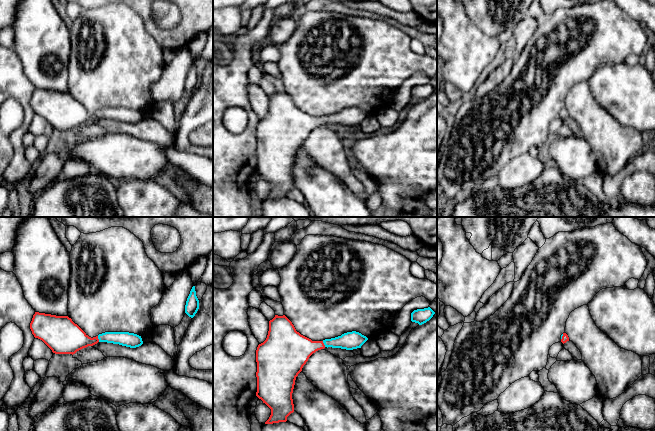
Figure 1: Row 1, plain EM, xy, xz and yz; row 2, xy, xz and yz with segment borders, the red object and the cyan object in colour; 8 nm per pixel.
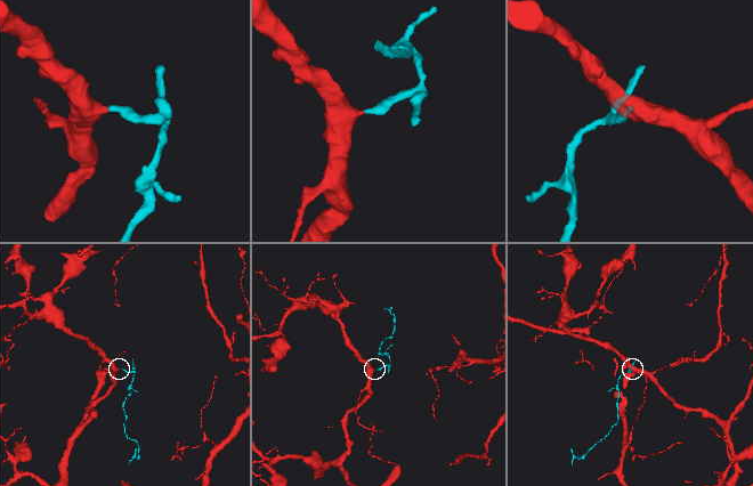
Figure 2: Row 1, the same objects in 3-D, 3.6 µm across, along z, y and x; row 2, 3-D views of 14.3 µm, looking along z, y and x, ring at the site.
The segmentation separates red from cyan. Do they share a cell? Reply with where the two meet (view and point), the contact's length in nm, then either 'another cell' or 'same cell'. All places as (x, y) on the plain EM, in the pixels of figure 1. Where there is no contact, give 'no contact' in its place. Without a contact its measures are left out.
contact xy (98, 115); length 50 nm; same cell

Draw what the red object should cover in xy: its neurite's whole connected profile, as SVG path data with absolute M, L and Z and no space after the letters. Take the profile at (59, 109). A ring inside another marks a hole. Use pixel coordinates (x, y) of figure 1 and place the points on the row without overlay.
M35 88L30 99L35 114L42 116L55 130L75 130L98 118L136 124L143 120L141 112L129 108L105 108L89 113L68 92Z

